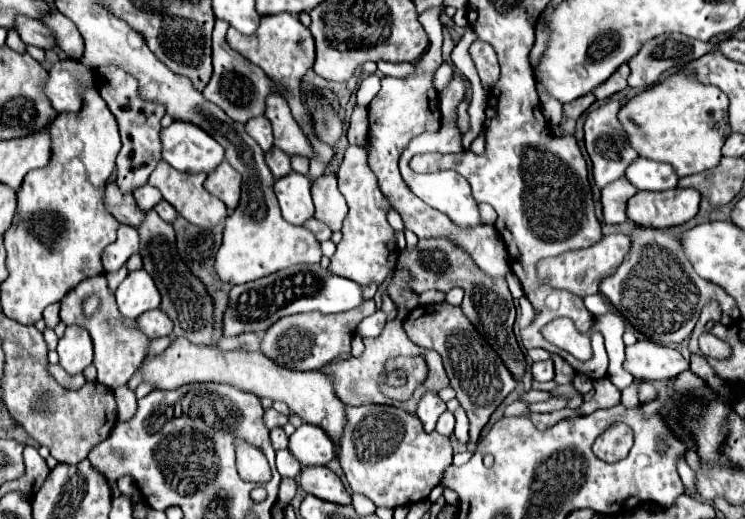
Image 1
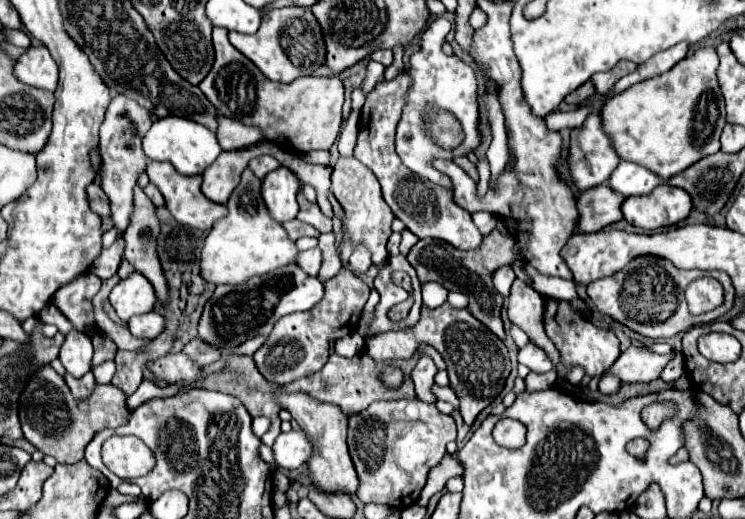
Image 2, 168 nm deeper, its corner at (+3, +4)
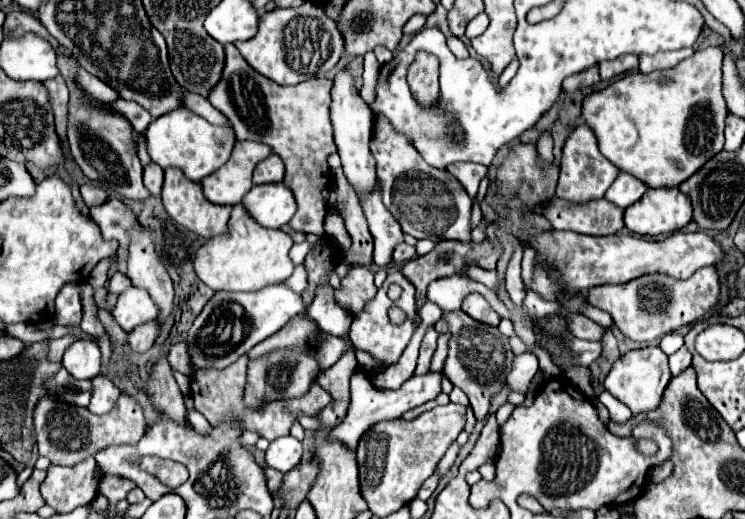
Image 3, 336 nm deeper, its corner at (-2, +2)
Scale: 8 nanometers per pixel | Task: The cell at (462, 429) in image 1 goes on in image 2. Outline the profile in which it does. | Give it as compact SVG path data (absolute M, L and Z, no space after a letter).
M436 385L432 391L434 391L434 397L436 397L436 399L448 401L448 403L454 405L454 409L458 409L458 405L460 405L460 403L458 403L458 397L454 395L454 391L452 391L450 387L438 387L438 385Z

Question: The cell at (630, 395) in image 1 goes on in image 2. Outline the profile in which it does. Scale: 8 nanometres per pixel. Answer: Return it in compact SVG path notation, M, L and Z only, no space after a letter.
M674 351L674 359L664 367L660 378L664 381L674 381L680 375L684 375L684 359L682 359L680 351Z

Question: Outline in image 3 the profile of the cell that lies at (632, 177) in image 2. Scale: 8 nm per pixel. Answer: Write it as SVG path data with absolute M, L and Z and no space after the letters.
M621 171L619 177L613 181L613 185L607 189L605 199L609 199L611 203L615 203L615 205L625 209L625 207L633 205L635 201L639 201L647 189L649 187L641 179L637 179L631 173Z

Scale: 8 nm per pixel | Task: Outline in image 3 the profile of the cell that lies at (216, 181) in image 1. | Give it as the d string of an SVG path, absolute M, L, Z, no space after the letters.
M237 141L233 153L223 165L201 181L205 197L215 205L237 205L253 187L251 173L259 161L273 155L273 149L257 141Z

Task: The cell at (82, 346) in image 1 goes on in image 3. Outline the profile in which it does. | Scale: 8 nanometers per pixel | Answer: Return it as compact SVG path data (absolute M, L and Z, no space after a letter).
M79 339L63 355L63 367L77 379L93 379L101 373L101 353L95 341Z

